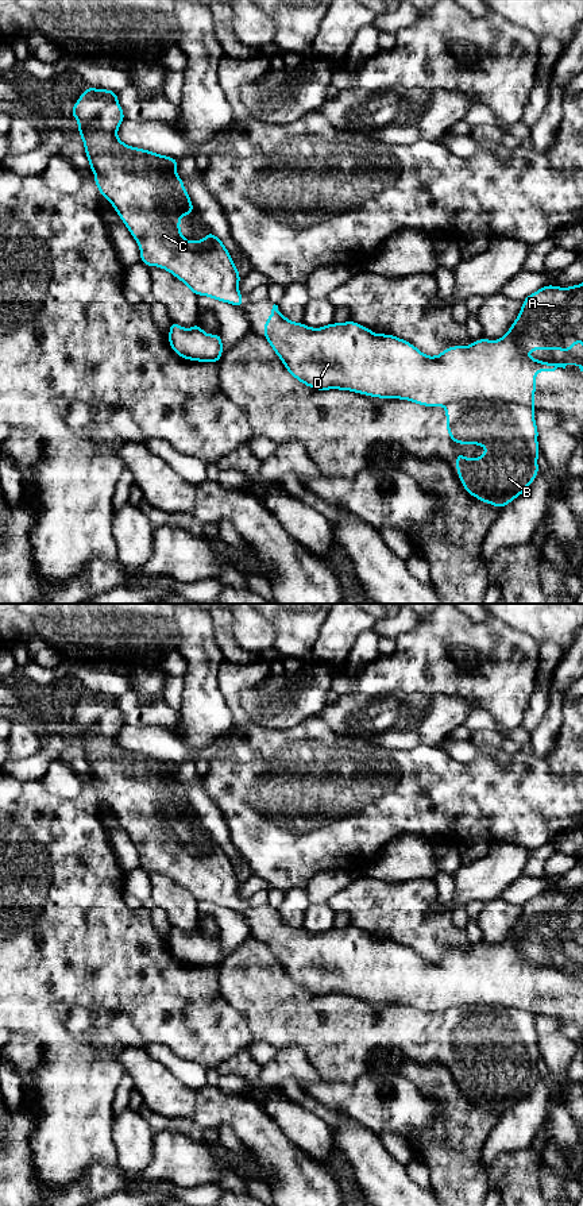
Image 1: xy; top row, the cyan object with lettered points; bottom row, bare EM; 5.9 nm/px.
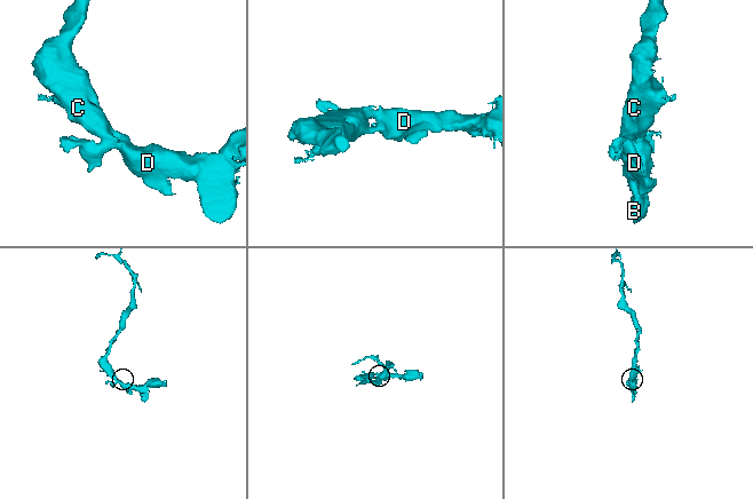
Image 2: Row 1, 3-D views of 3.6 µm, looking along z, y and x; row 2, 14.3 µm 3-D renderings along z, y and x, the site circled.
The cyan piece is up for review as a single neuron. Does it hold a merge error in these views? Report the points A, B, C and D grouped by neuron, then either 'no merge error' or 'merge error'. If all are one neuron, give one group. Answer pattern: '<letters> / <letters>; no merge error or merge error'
A C D / B; merge error

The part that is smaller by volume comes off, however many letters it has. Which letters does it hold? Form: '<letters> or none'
B

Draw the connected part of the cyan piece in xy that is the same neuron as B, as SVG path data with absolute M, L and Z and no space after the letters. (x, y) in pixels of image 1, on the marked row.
M463 400L445 407L447 432L459 444L480 444L489 451L479 458L467 459L456 452L456 471L466 492L475 498L503 508L521 496L540 471L537 456L538 428L530 408L513 402L490 400Z

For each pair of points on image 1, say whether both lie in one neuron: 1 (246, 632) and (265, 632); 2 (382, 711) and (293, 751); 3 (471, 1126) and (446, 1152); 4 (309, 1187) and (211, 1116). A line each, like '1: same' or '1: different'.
1: same
2: different
3: same
4: same

